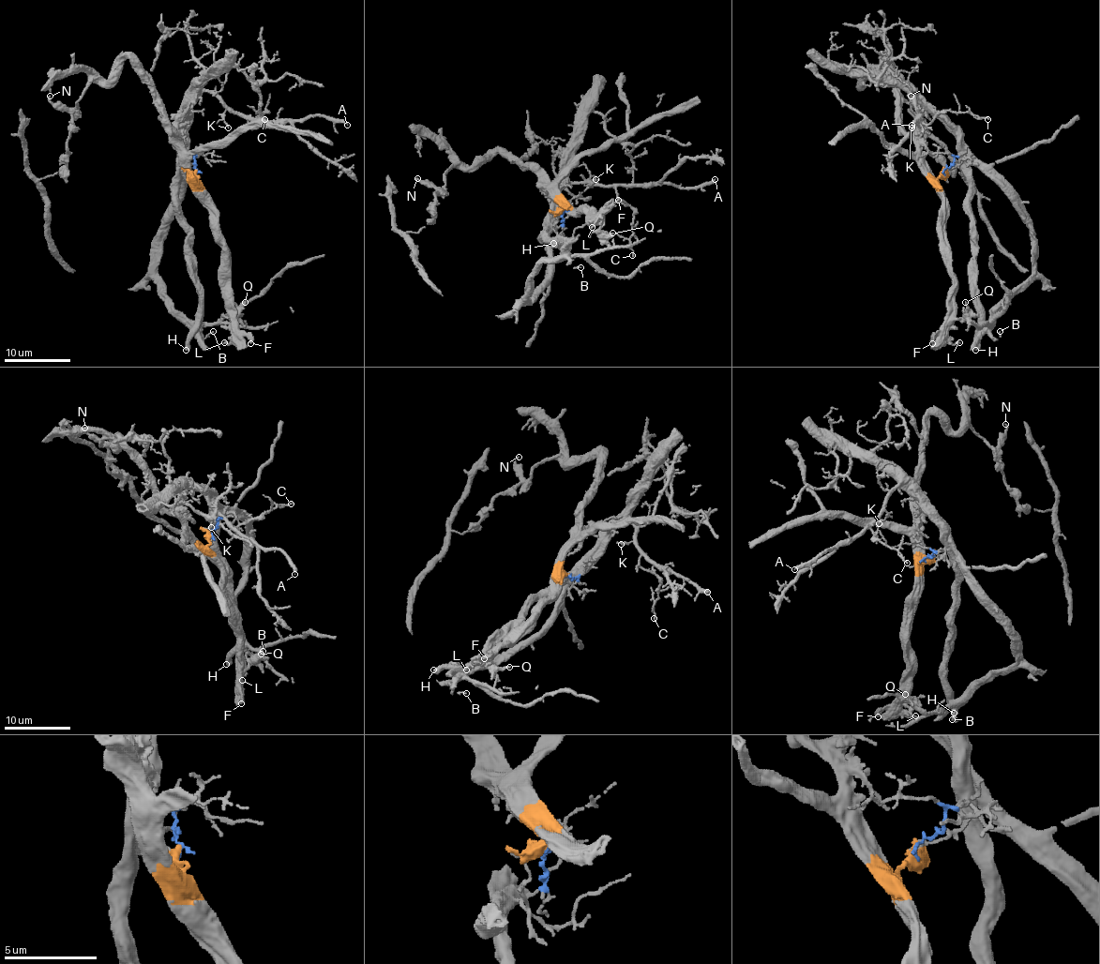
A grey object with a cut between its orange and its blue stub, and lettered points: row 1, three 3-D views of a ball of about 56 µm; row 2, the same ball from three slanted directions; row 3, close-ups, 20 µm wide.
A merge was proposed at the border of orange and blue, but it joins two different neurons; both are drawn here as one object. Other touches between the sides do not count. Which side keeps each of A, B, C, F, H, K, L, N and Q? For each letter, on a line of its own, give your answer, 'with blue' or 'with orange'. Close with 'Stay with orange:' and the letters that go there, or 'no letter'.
A: with blue
B: with blue
C: with blue
F: with orange
H: with blue
K: with blue
L: with orange
N: with orange
Q: with orange
Stay with orange: F, L, N, Q

